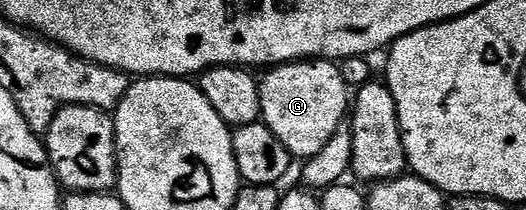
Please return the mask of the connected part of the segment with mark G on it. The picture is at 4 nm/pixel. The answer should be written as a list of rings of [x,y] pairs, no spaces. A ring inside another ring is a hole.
[[[321,59],[292,61],[288,65],[273,66],[267,73],[270,74],[261,78],[258,87],[262,104],[261,120],[274,132],[276,139],[284,143],[291,158],[309,159],[320,155],[320,151],[328,144],[328,139],[332,139],[332,135],[336,135],[338,128],[347,120],[352,105],[351,90],[344,83],[337,64]]]

